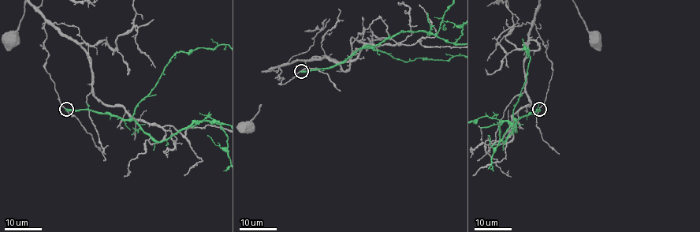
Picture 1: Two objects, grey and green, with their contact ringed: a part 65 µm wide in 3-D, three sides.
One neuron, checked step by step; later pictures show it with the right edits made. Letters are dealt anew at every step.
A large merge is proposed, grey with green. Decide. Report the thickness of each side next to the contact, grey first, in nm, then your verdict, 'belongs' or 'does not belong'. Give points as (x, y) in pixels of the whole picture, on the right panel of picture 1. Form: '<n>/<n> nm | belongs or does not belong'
160/400 nm | does not belong

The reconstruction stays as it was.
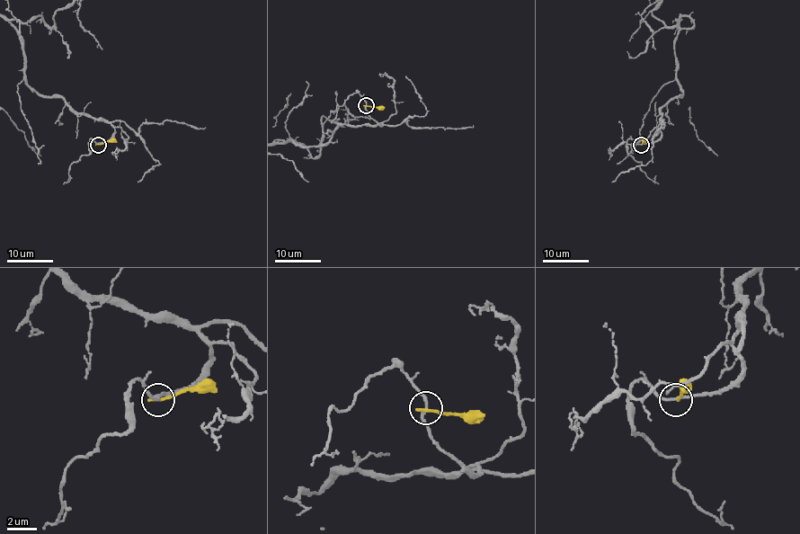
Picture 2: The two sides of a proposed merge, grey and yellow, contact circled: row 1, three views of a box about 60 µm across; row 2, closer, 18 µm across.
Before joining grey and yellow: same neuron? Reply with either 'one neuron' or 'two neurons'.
two neurons

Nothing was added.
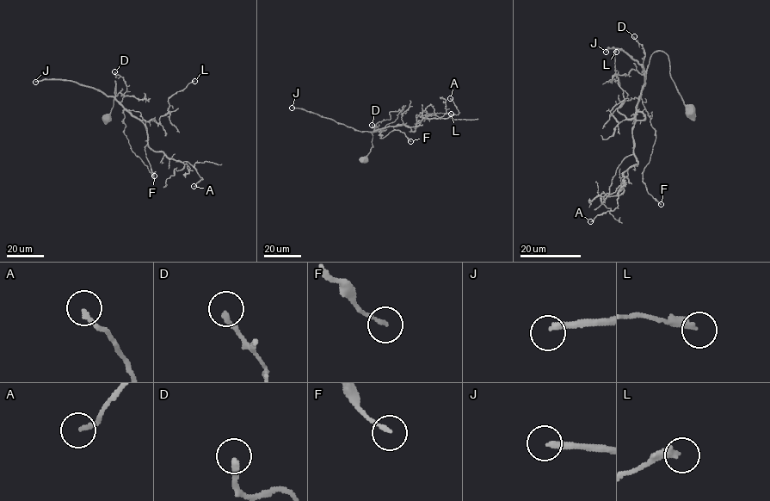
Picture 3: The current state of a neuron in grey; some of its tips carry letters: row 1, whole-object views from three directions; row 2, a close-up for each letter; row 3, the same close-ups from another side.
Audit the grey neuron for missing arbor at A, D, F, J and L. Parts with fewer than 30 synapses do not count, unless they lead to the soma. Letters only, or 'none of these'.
J

